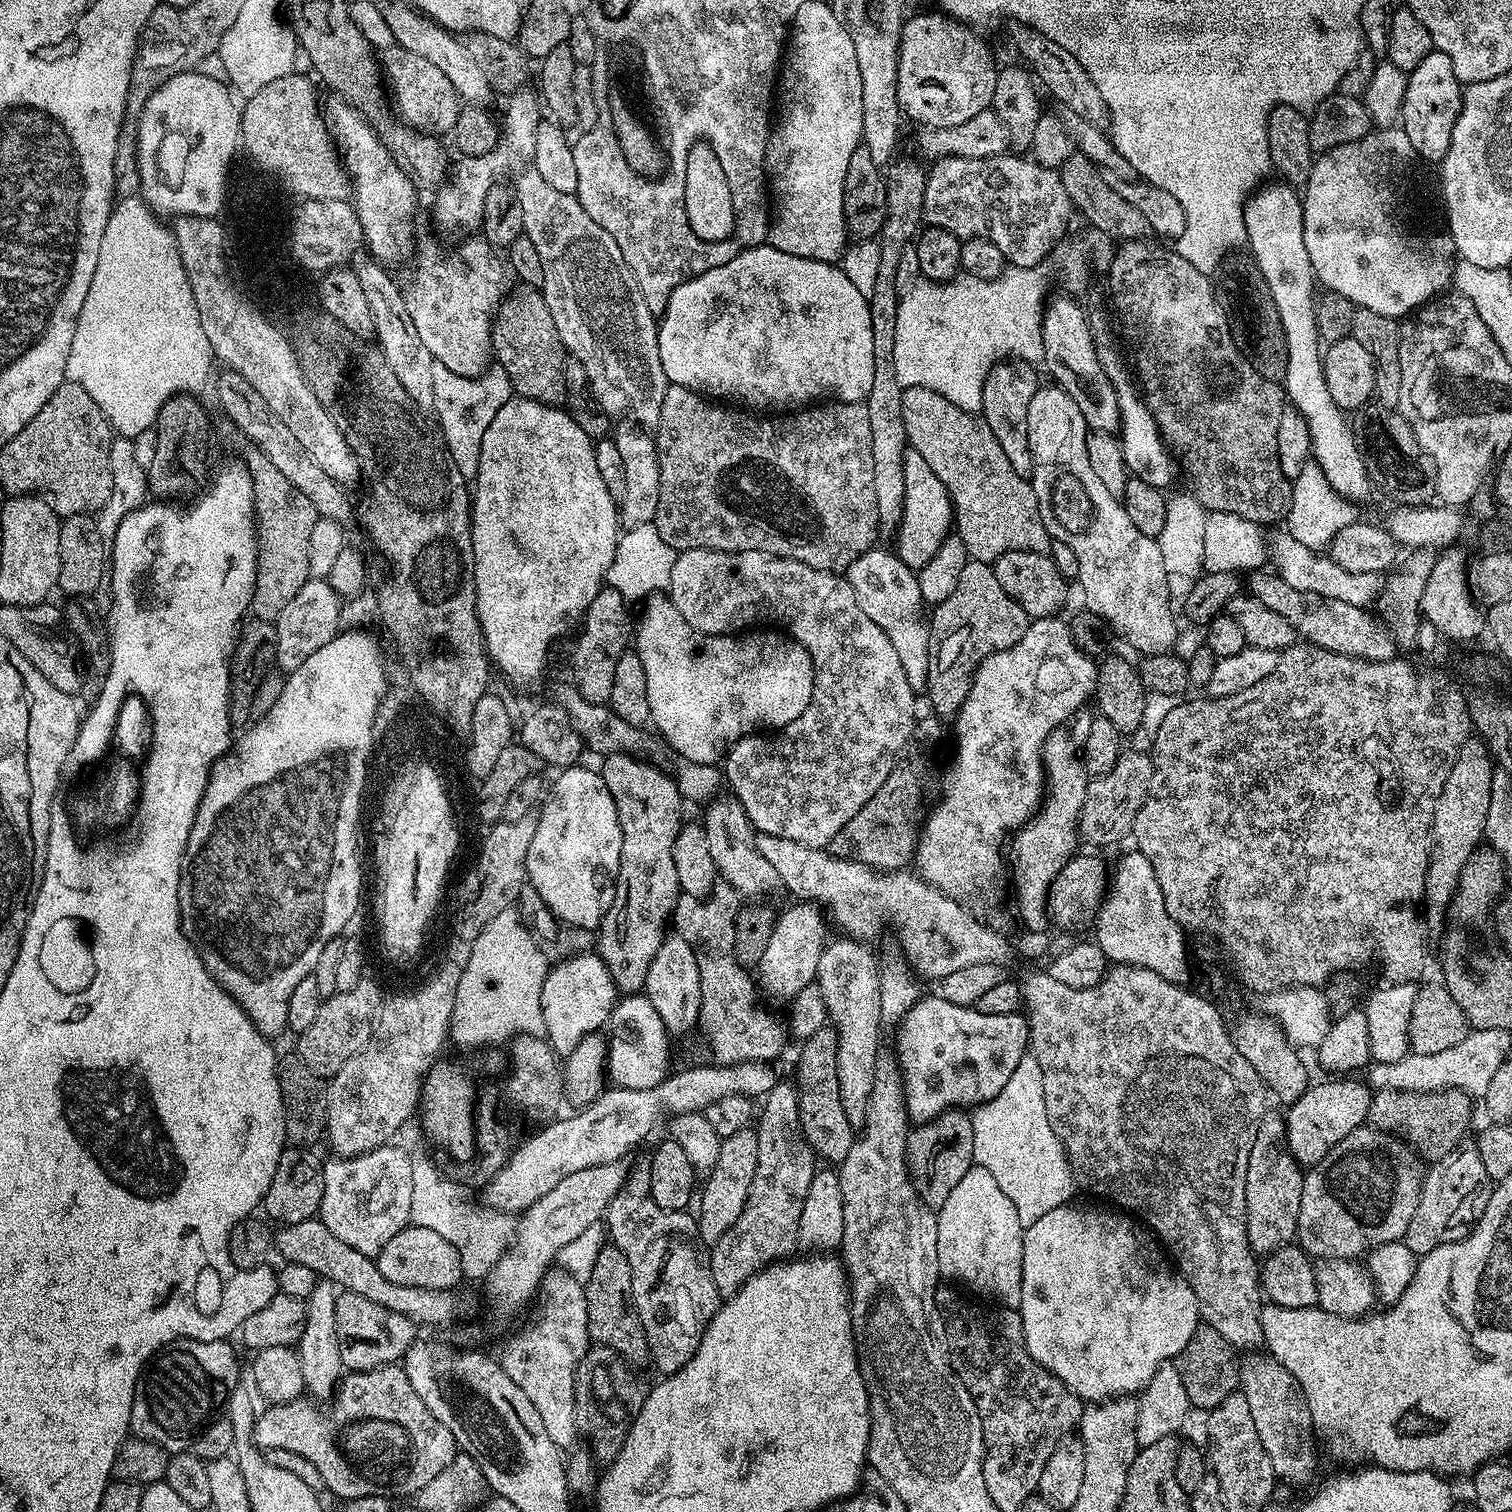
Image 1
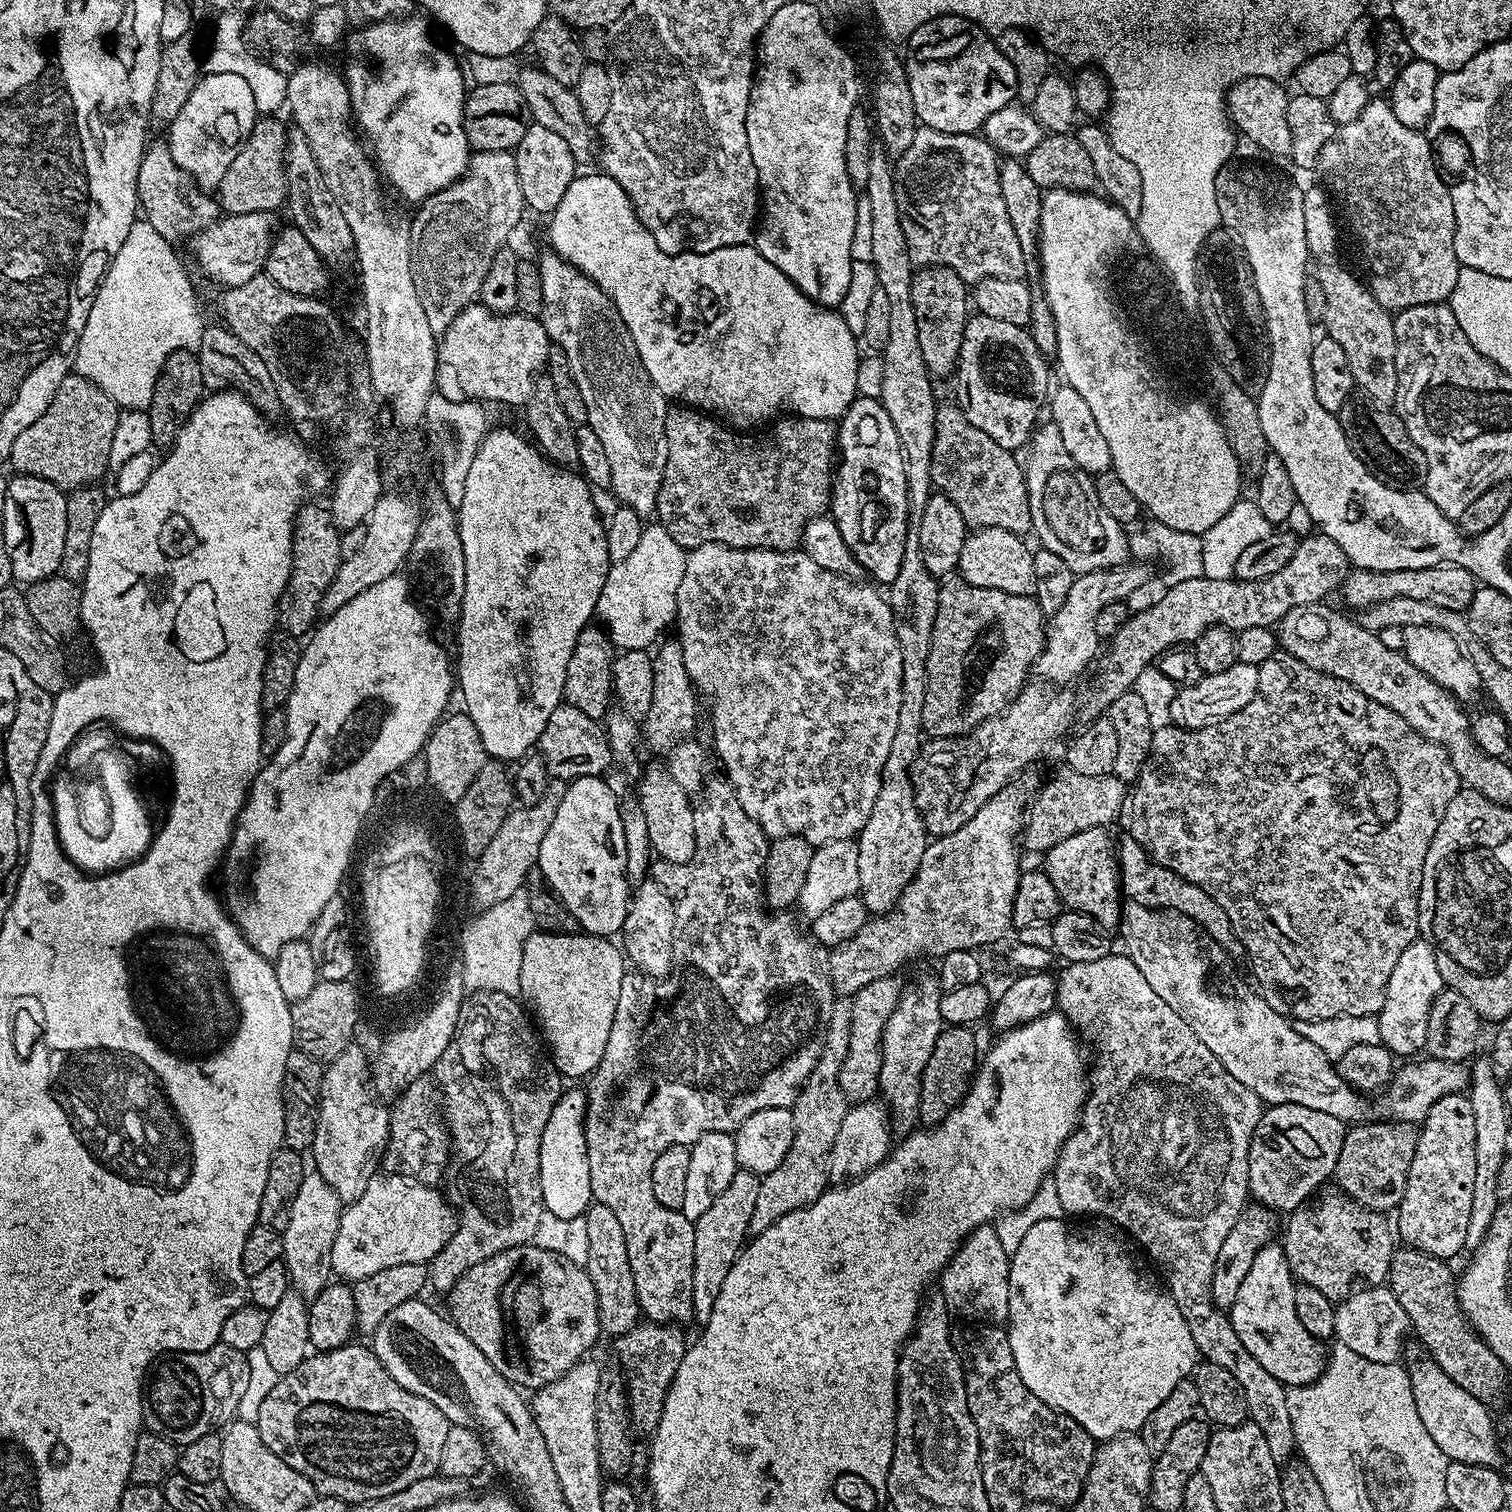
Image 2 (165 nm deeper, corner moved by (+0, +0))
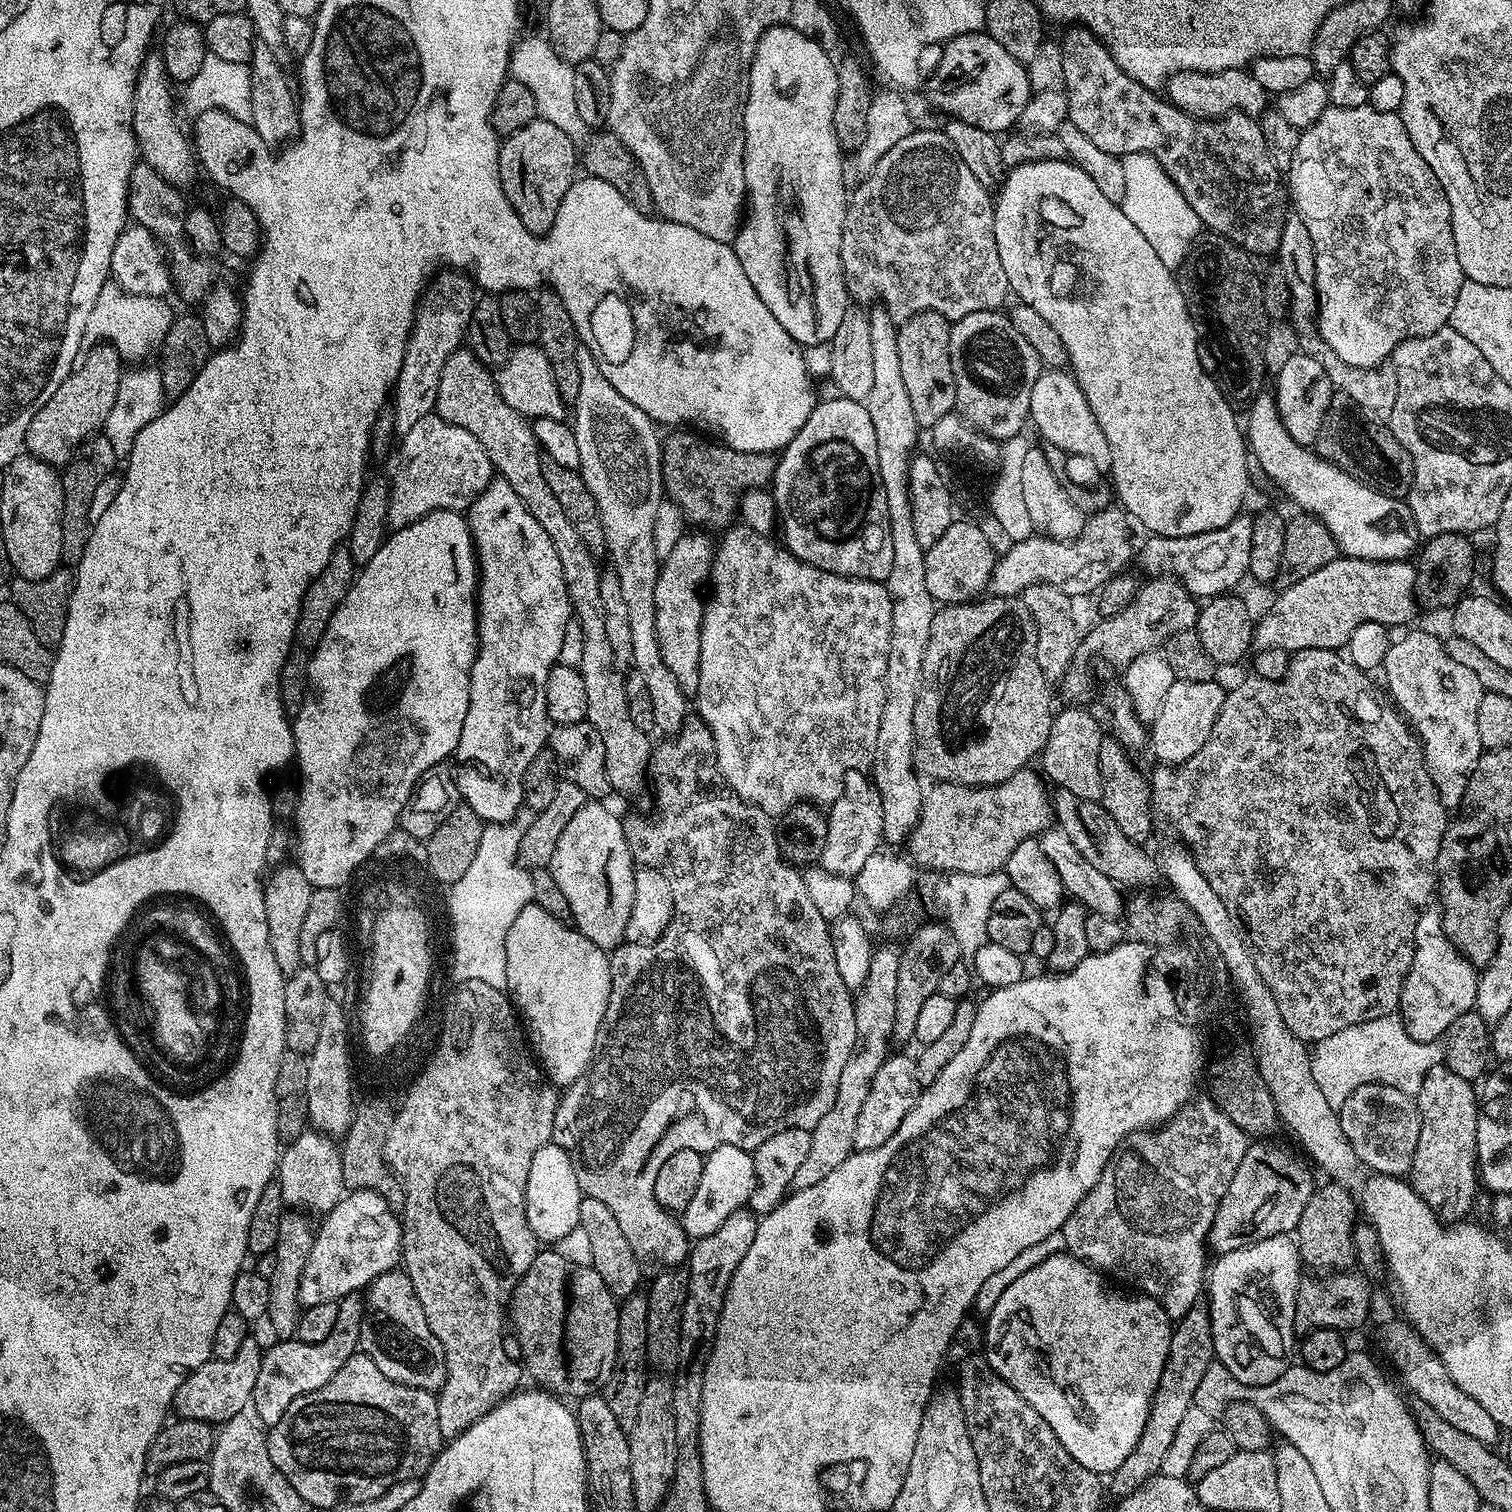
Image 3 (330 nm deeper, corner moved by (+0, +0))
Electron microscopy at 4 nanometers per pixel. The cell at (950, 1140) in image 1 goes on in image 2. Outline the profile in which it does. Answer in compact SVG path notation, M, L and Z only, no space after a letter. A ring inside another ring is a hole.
M948 1026L945 1027L944 1031L940 1033L938 1042L934 1042L934 1054L930 1054L930 1062L926 1062L926 1070L922 1070L922 1078L920 1079L920 1114L919 1119L923 1121L925 1125L931 1126L934 1124L943 1124L944 1117L952 1111L953 1108L959 1105L960 1101L963 1100L964 1095L967 1094L970 1087L970 1077L975 1073L978 1067L978 1052L976 1056L976 1036L972 1033L973 1029L968 1026Z

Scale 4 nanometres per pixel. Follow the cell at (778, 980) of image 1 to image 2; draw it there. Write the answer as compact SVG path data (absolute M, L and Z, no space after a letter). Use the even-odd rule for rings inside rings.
M707 544L706 546L698 546L691 549L685 558L685 574L682 575L682 582L678 585L676 594L676 615L674 628L677 628L678 639L682 646L682 654L686 662L686 670L692 679L695 689L704 697L709 696L713 700L712 704L712 740L716 743L716 752L720 755L720 760L724 763L723 775L726 777L732 789L736 792L738 802L742 802L742 810L746 814L750 814L750 818L754 818L754 822L758 822L758 826L769 838L777 836L801 836L806 838L806 842L810 842L814 846L818 846L812 853L810 867L806 872L806 881L802 886L796 906L800 908L805 915L805 919L811 920L818 917L825 910L830 910L831 906L842 898L855 896L859 893L860 883L858 882L858 850L853 838L859 836L862 826L866 826L866 818L870 818L870 810L874 810L874 798L878 798L878 790L880 789L880 779L882 778L882 766L886 766L886 758L890 754L890 746L894 746L894 734L898 730L898 710L902 710L902 646L898 646L898 634L894 626L894 618L892 617L892 608L888 605L887 599L883 595L880 596L875 592L877 589L871 583L859 584L859 579L851 576L839 576L830 570L822 570L822 566L818 566L818 562L814 562L814 558L810 558L803 550L789 550L779 552L773 548L731 548L725 544Z

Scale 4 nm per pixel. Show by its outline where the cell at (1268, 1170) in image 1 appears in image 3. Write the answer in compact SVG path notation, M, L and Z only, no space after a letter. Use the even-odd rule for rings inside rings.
M1207 1307L1191 1308L1185 1316L1175 1321L1168 1357L1152 1395L1146 1426L1142 1426L1142 1438L1138 1438L1138 1446L1134 1446L1130 1458L1126 1458L1126 1462L1122 1462L1122 1466L1118 1466L1118 1470L1111 1473L1110 1480L1114 1491L1123 1493L1137 1482L1143 1482L1159 1473L1162 1458L1166 1458L1166 1450L1170 1448L1170 1442L1178 1432L1178 1422L1182 1422L1182 1414L1186 1414L1186 1410L1193 1407L1198 1382L1202 1382L1206 1370L1214 1363L1215 1354L1214 1334Z

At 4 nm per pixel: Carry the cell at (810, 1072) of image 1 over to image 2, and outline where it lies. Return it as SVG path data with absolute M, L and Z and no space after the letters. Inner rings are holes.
M895 975L883 976L870 986L858 990L851 996L852 1013L850 1014L850 1042L848 1053L837 1074L838 1082L842 1086L842 1094L848 1099L849 1105L865 1104L867 1100L877 1095L880 1084L880 1039L884 1033L886 1022L896 1008L898 987Z

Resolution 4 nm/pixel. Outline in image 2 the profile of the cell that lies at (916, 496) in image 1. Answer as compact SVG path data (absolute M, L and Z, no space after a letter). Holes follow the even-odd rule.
M864 394L857 395L852 401L852 405L845 410L843 416L838 420L838 463L834 468L834 479L832 482L832 499L830 501L830 515L834 523L838 526L838 534L842 534L842 542L846 542L846 546L852 551L856 561L860 563L861 569L865 573L869 572L873 576L871 579L877 585L890 586L894 582L894 578L898 578L898 569L902 567L902 558L906 550L906 538L910 527L910 517L908 514L908 487L906 486L906 462L902 454L902 446L898 442L898 430L894 430L894 422L890 422L890 414L886 414L884 405L879 399L872 400Z

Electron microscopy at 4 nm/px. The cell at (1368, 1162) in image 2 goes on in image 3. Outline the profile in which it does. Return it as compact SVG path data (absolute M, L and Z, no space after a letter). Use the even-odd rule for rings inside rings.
M1324 1182L1324 1185L1313 1191L1302 1218L1294 1233L1301 1261L1308 1264L1316 1274L1340 1274L1357 1263L1355 1244L1352 1241L1353 1225L1358 1220L1358 1201L1348 1189L1335 1182Z

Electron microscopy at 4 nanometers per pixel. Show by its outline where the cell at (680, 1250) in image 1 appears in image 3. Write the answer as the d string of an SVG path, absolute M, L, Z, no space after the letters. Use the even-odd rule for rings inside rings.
M689 718L685 720L684 725L682 725L676 733L664 738L661 744L657 743L655 747L653 747L652 757L648 760L648 776L650 777L650 788L656 791L656 820L651 820L648 816L625 815L623 821L624 833L626 834L626 846L630 846L632 859L637 865L645 868L656 868L670 882L670 894L674 894L674 914L670 918L670 926L666 926L664 933L662 933L659 940L655 940L654 943L629 944L625 942L611 949L608 961L610 962L612 985L610 986L610 998L606 1006L606 1014L602 1018L602 1026L596 1035L596 1055L592 1064L586 1070L586 1074L582 1074L582 1078L578 1078L578 1082L574 1082L569 1088L563 1089L556 1106L556 1113L554 1114L552 1140L559 1148L566 1150L566 1154L574 1166L574 1174L578 1178L578 1186L580 1187L581 1193L590 1198L598 1198L598 1202L605 1204L612 1213L614 1213L614 1218L618 1221L618 1226L622 1230L622 1235L626 1237L626 1242L630 1242L630 1250L634 1250L634 1254L640 1257L641 1265L660 1264L656 1266L664 1270L672 1270L677 1266L683 1265L685 1261L687 1261L690 1255L690 1239L687 1233L684 1232L681 1221L677 1219L673 1213L667 1212L658 1202L658 1198L654 1198L654 1178L658 1178L658 1166L662 1166L662 1162L666 1162L666 1158L670 1158L670 1154L674 1154L678 1150L694 1150L695 1152L703 1153L707 1148L713 1149L725 1145L754 1150L758 1146L762 1146L762 1142L766 1142L766 1138L774 1138L776 1132L781 1132L787 1128L797 1128L798 1130L811 1132L814 1126L818 1126L818 1122L822 1122L822 1118L826 1115L826 1110L830 1110L836 1105L838 1082L842 1078L842 1069L846 1067L846 1062L850 1058L850 1054L856 1049L856 1006L853 997L850 995L850 990L846 984L842 982L842 974L838 974L838 958L834 958L830 922L826 918L822 918L822 914L818 914L818 910L814 906L814 901L810 899L810 894L806 890L806 882L804 881L801 869L789 864L788 861L784 859L784 855L780 853L778 838L776 837L776 829L778 827L777 821L770 814L766 814L766 810L762 810L753 804L746 803L746 801L724 781L724 776L720 773L720 767L718 766L718 754L714 746L714 734L704 725L703 720L699 718Z

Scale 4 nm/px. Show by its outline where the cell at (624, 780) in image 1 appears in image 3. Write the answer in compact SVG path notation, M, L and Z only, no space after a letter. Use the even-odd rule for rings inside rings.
M704 530L685 531L670 554L663 557L654 586L654 626L658 634L658 650L662 650L662 662L666 662L670 674L674 674L678 686L686 694L694 694L698 690L702 618L706 603L704 591L710 580L714 555L714 540L708 536L711 535Z

